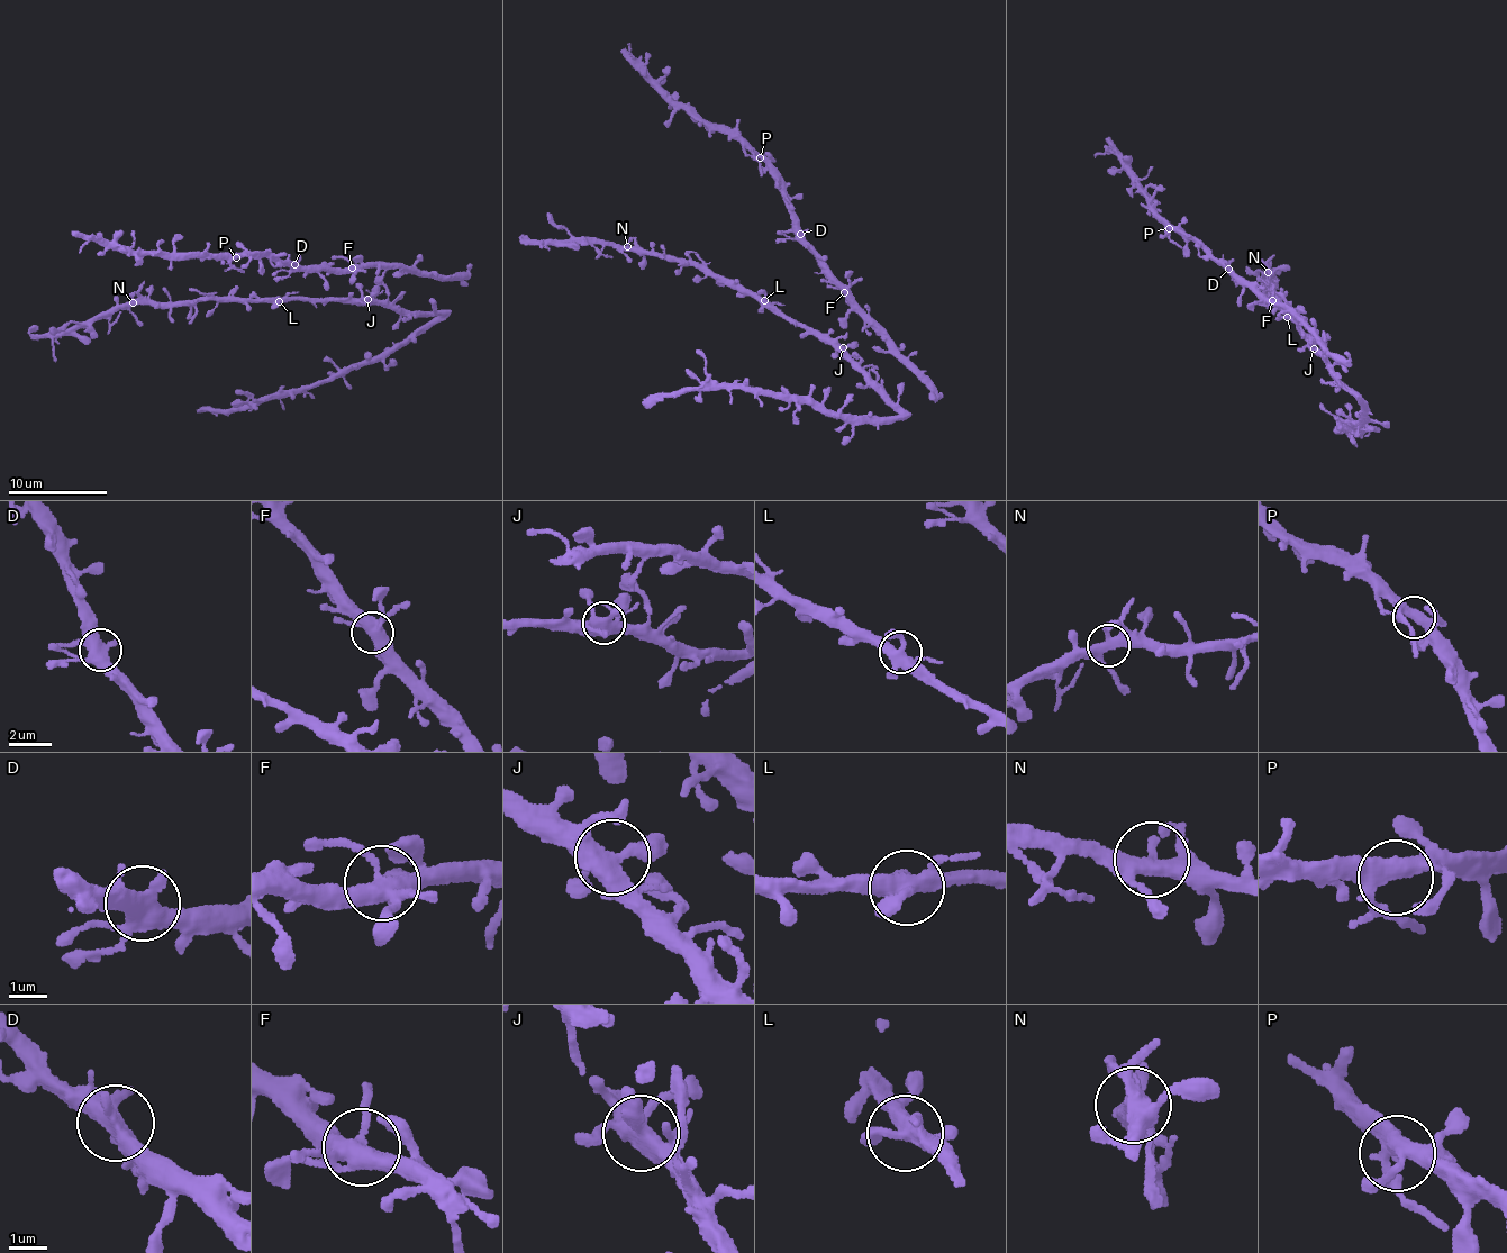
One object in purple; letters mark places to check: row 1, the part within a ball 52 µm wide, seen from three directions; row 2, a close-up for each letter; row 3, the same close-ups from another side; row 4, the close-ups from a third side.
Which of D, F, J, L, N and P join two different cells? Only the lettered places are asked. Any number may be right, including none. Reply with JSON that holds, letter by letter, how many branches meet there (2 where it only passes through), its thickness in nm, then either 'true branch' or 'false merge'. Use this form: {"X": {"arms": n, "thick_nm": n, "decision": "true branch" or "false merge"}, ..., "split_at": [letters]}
{"D": {"arms": 4, "thick_nm": 440, "decision": "true branch"}, "F": {"arms": 5, "thick_nm": 460, "decision": "true branch"}, "J": {"arms": 5, "thick_nm": 440, "decision": "true branch"}, "L": {"arms": 5, "thick_nm": 400, "decision": "true branch"}, "N": {"arms": 4, "thick_nm": 360, "decision": "true branch"}, "P": {"arms": 5, "thick_nm": 380, "decision": "true branch"}, "split_at": []}

